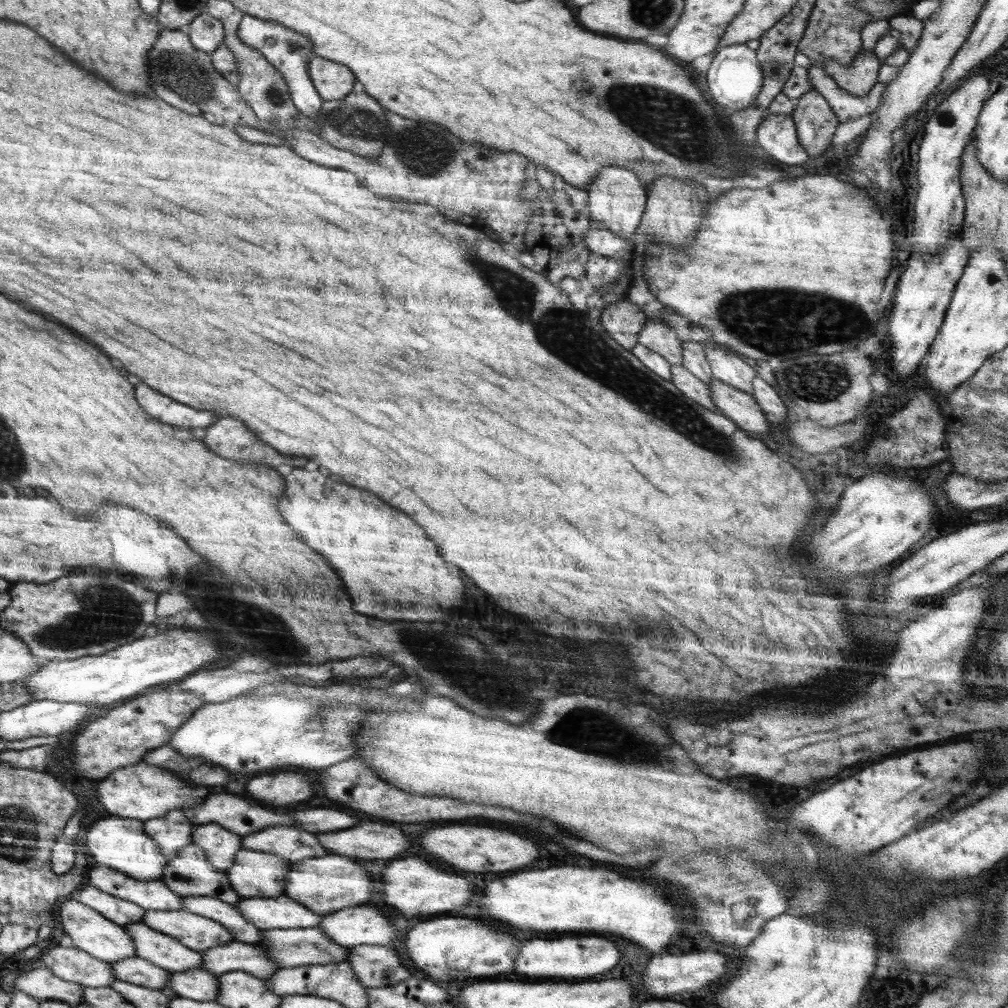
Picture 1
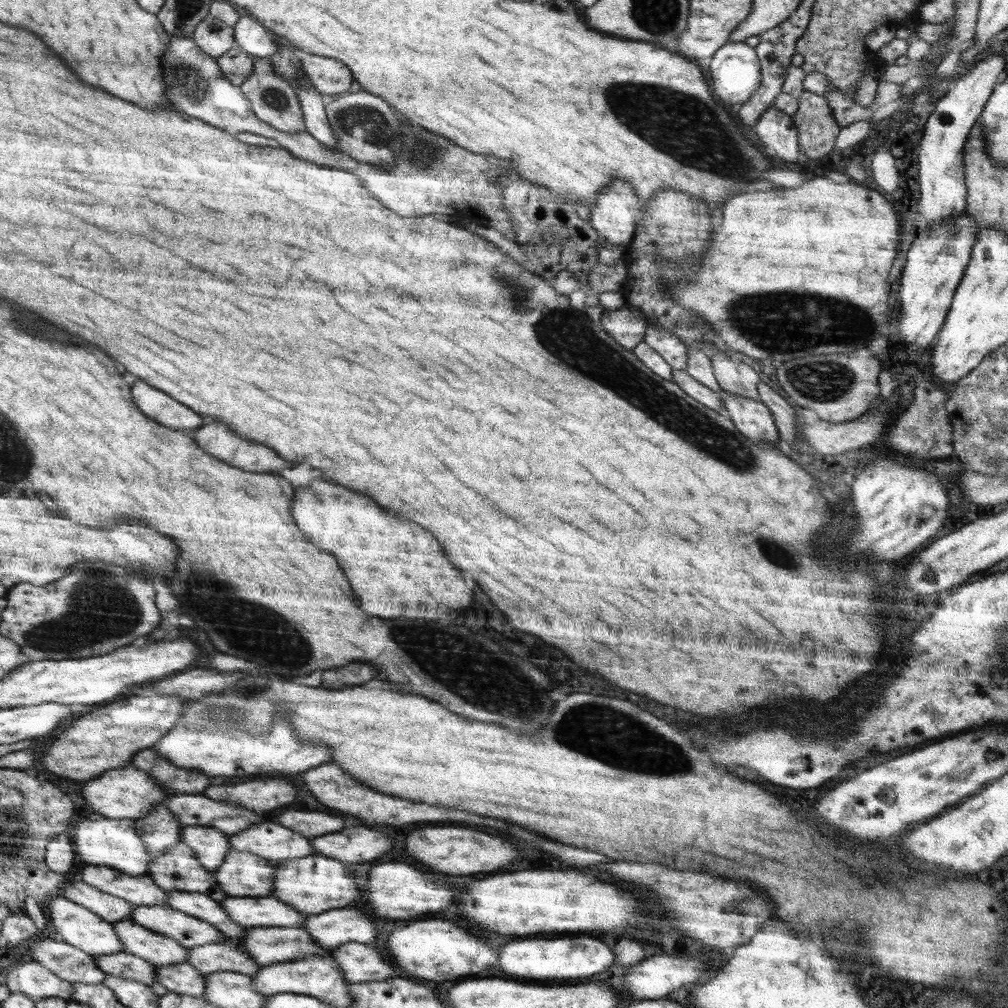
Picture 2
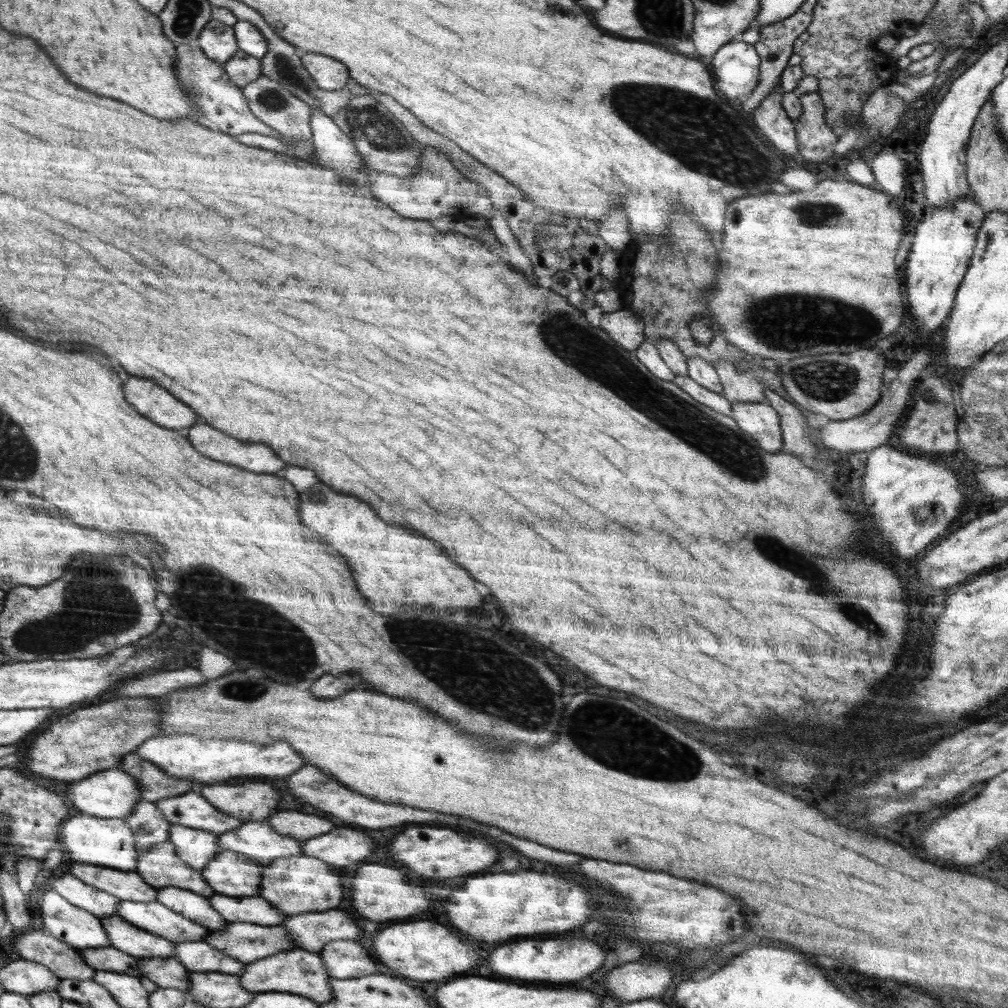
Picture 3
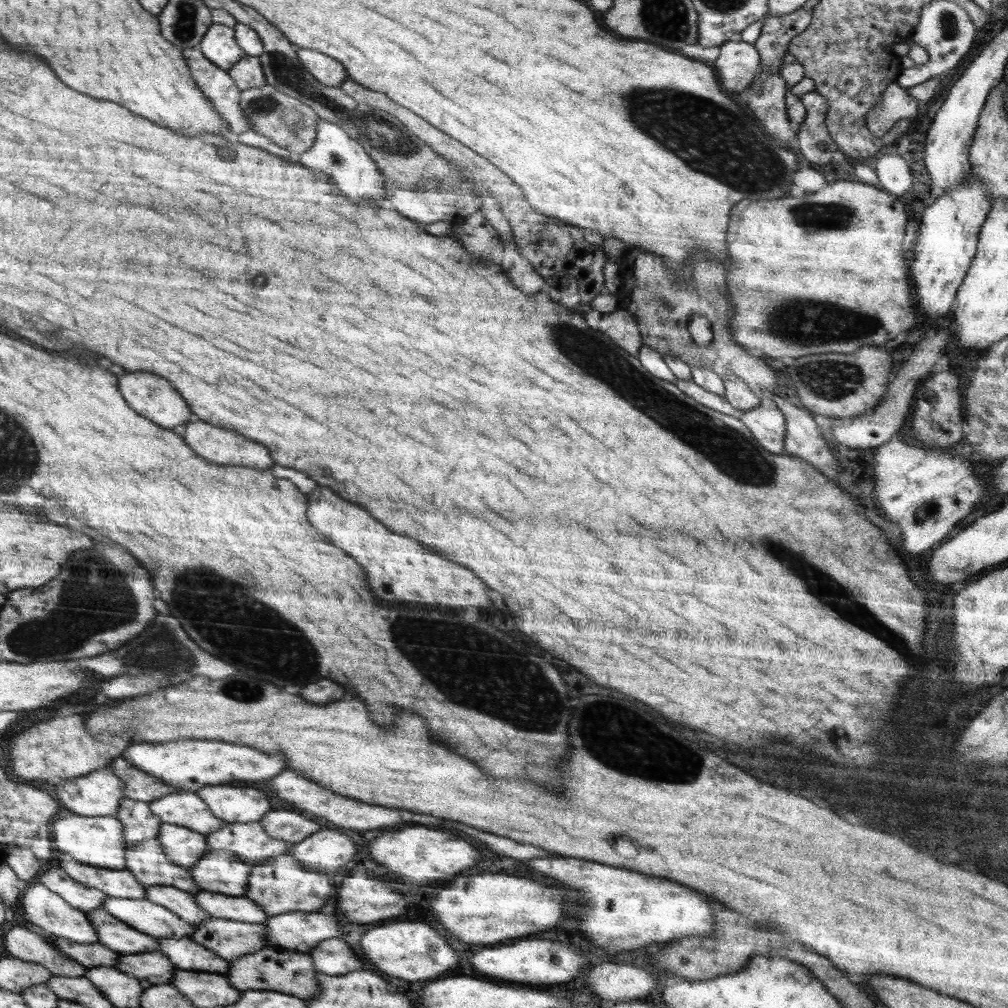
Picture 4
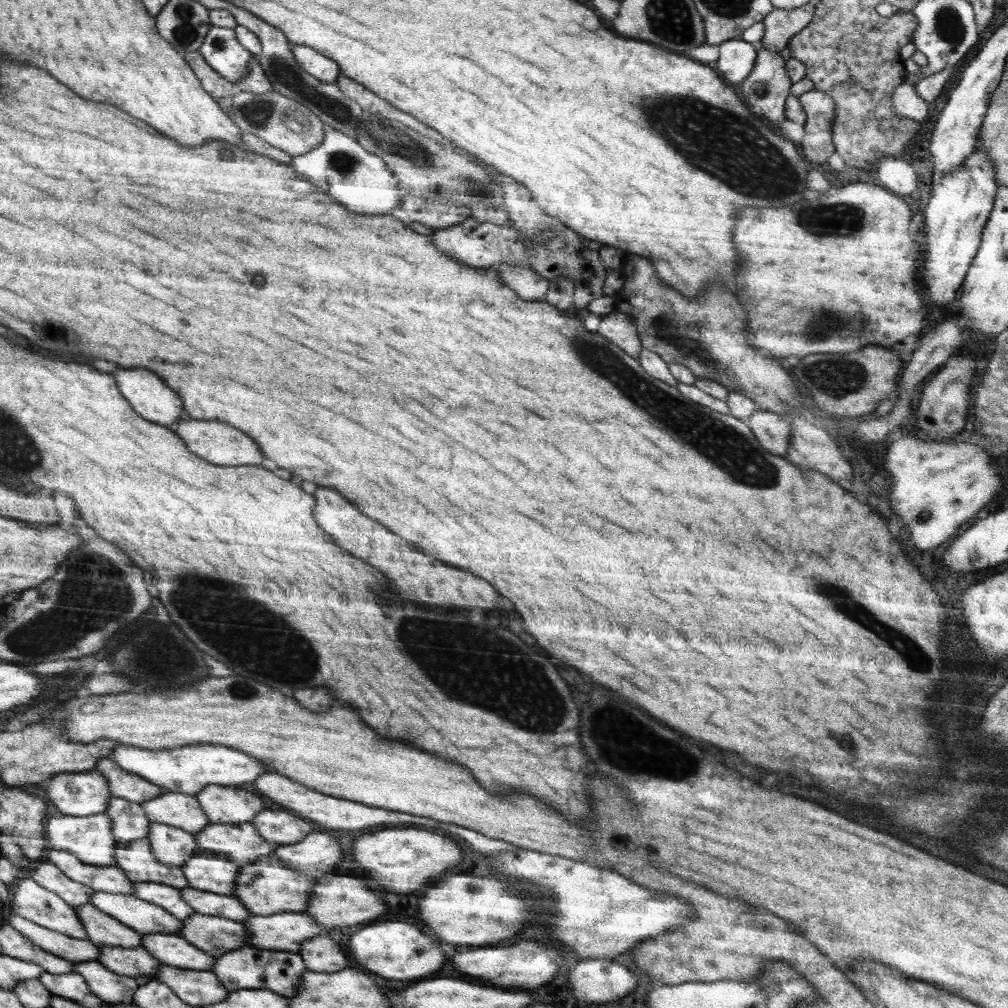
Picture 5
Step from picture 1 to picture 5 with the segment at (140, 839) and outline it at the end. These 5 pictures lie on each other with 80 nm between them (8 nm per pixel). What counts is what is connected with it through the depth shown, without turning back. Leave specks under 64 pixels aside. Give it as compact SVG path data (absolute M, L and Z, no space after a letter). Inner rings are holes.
M54 812L48 820L48 840L54 848L74 854L86 864L108 866L116 864L116 848L118 840L115 836L115 822L110 816L98 813L88 816L68 816Z

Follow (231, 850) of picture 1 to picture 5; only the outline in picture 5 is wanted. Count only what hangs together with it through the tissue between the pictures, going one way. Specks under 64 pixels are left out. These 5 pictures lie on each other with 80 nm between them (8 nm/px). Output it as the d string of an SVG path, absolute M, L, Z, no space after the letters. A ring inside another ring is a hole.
M155 823L146 839L151 842L154 855L164 864L180 867L201 853L195 834L171 825Z

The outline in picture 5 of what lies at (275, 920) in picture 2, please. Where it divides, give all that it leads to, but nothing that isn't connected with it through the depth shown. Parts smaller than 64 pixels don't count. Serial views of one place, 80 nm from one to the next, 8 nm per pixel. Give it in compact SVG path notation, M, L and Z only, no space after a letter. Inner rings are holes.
M184 887L179 889L182 900L202 915L219 916L242 922L250 919L254 913L244 905L244 902L234 896L208 892L204 889Z

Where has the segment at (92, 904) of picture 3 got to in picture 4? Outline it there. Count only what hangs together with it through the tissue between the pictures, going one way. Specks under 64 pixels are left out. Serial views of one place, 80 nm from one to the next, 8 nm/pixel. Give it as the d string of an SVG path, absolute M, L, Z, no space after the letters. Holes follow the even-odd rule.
M59 866L48 868L48 870L41 876L35 878L35 880L46 886L48 890L59 894L70 906L84 912L102 909L106 898L108 898L108 894L104 894L98 888L88 886L70 878L68 873Z

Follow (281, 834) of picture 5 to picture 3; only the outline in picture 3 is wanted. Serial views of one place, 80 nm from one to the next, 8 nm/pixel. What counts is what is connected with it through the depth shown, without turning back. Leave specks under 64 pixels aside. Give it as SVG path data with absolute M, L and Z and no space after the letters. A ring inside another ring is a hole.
M280 810L273 813L267 818L268 825L275 826L278 833L284 836L294 837L300 842L318 837L324 832L330 832L334 828L334 822L318 818L318 816L310 816L310 814L302 814L298 810Z

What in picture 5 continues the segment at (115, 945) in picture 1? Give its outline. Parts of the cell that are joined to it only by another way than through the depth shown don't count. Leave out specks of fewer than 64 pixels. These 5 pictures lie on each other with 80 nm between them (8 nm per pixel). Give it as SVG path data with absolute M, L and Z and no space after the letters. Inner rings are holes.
M30 877L20 879L15 884L12 896L9 905L12 913L66 936L88 939L86 927L75 909Z

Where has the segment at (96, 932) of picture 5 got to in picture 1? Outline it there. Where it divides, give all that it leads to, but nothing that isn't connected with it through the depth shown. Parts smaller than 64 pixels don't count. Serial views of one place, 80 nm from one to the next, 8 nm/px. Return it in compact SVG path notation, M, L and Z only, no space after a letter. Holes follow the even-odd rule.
M130 923L123 926L134 939L136 954L140 958L152 961L170 972L190 971L191 968L203 968L204 956L195 949L188 948L176 937L156 932L144 923Z

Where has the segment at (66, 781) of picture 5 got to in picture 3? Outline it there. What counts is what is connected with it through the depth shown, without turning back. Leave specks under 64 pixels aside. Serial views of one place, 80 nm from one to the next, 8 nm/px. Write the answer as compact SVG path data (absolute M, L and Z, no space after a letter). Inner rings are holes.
M118 767L96 773L84 780L70 782L65 796L81 813L109 819L126 818L144 801L143 786L140 785L139 780Z

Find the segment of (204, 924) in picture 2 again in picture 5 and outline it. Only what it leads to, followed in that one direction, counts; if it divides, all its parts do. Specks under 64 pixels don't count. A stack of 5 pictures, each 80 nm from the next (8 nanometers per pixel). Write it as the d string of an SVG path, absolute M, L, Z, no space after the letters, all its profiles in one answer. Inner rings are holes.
M96 891L92 893L90 905L142 934L179 934L184 928L184 921L173 913L135 896Z

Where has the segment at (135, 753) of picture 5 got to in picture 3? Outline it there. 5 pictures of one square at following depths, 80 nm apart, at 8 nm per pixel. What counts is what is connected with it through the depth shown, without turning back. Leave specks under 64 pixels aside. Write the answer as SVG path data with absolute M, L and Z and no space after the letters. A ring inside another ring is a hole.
M197 734L156 735L136 748L140 759L158 766L164 773L182 780L214 785L214 780L228 778L274 778L294 775L308 765L308 760L296 752L287 740L274 744L258 744L255 741L230 739L212 739Z

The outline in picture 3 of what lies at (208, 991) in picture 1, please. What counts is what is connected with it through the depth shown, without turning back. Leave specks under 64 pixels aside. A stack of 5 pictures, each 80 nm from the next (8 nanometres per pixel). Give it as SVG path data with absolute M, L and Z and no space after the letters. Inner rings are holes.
M139 957L142 975L160 988L174 987L189 990L189 971L175 958Z

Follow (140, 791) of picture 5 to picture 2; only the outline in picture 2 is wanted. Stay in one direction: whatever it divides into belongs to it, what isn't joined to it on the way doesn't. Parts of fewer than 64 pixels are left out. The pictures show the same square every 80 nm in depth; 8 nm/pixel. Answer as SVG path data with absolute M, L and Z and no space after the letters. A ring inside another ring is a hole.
M151 747L138 752L132 759L131 765L148 773L166 793L202 794L206 788L215 784L210 775L172 765L170 761L162 759Z

